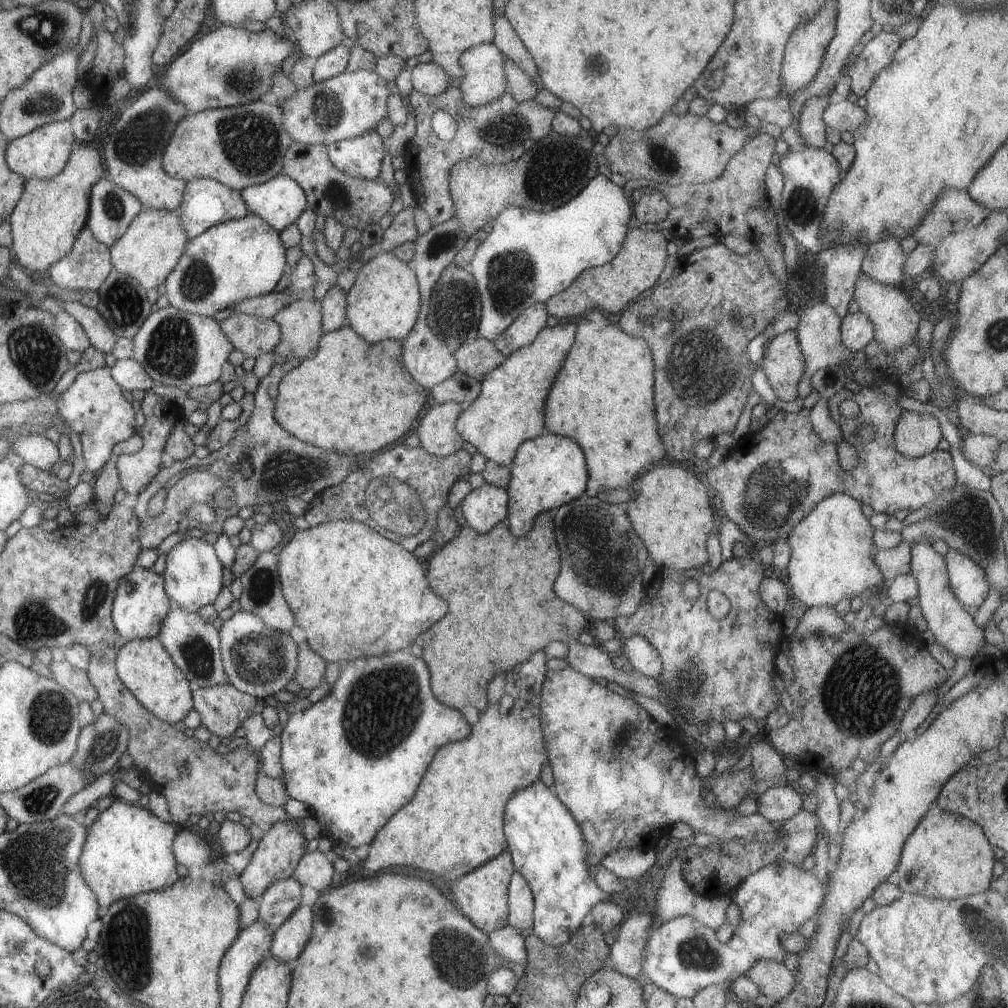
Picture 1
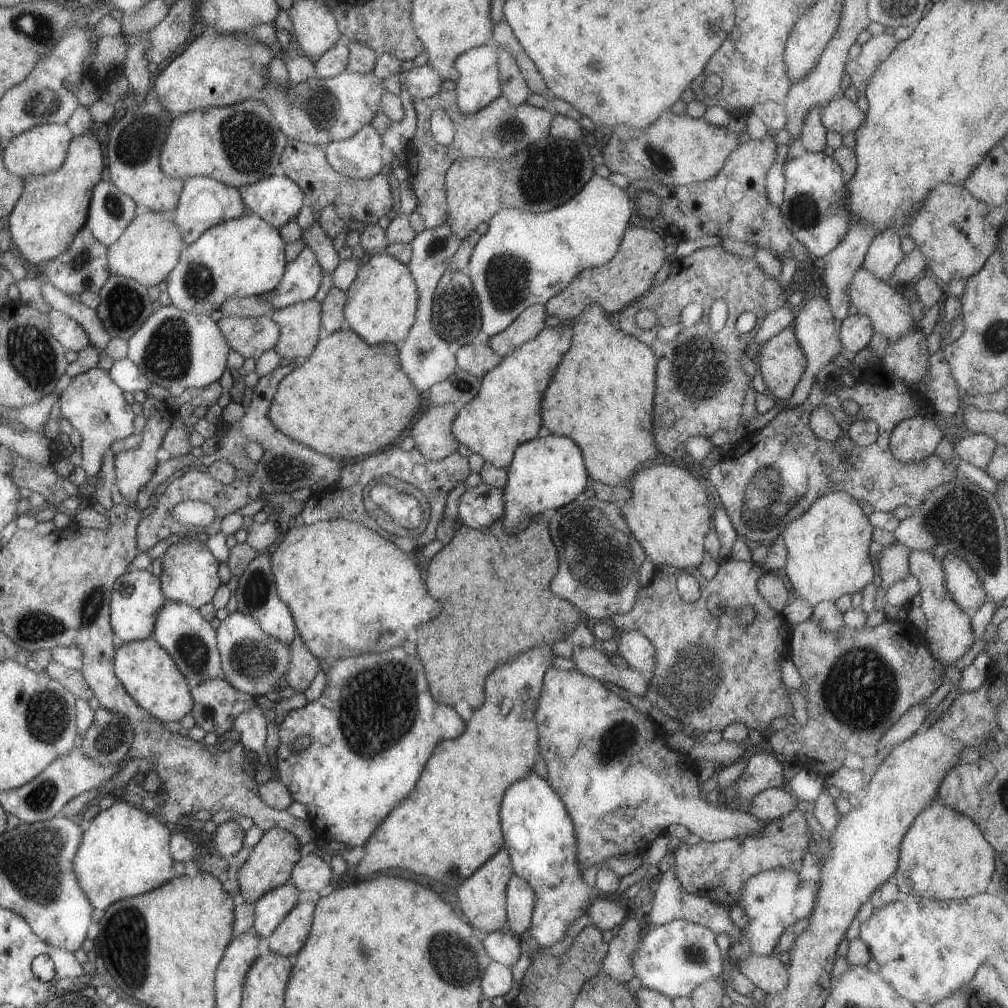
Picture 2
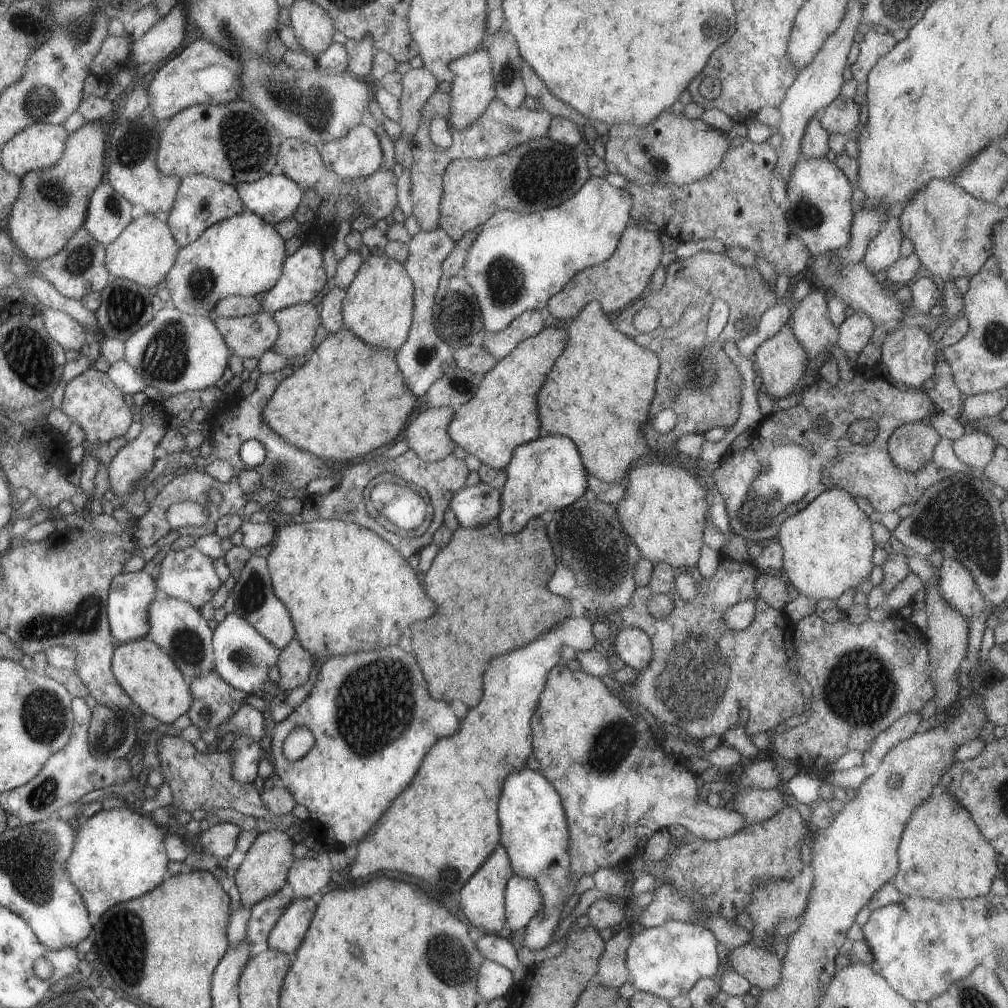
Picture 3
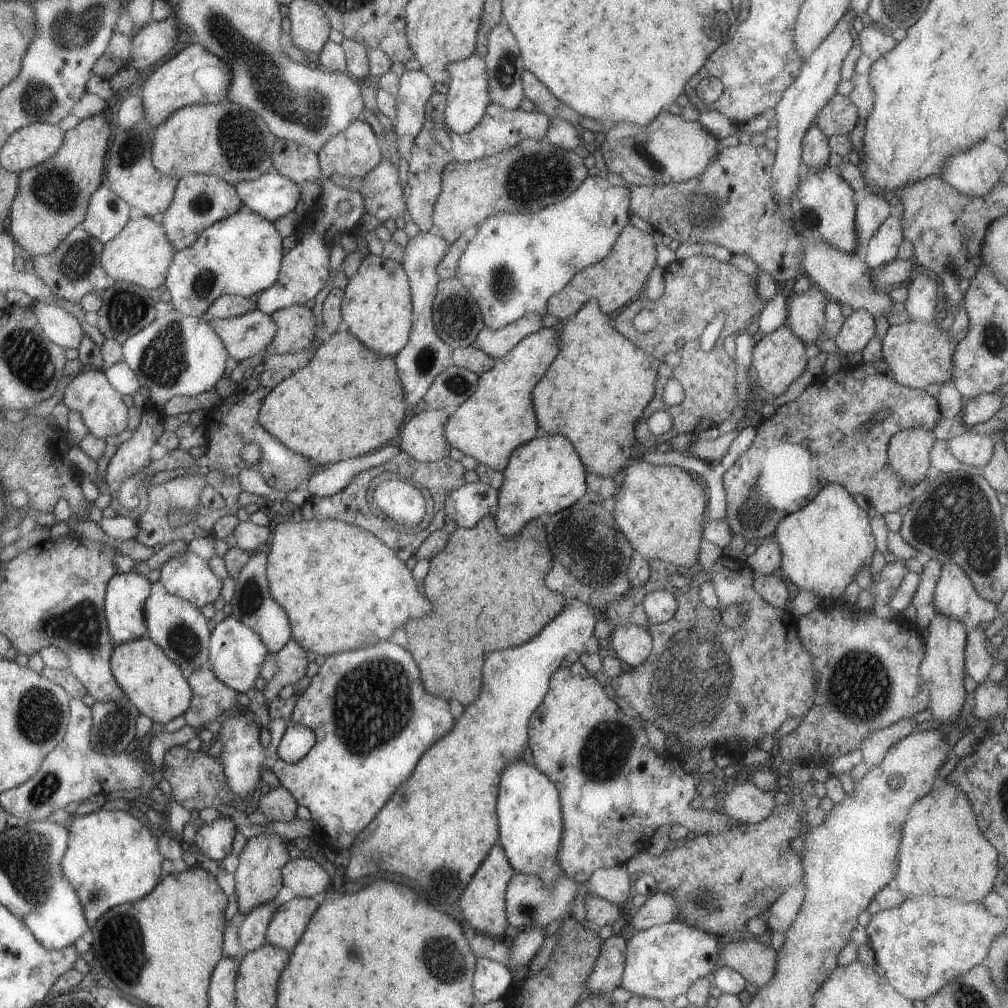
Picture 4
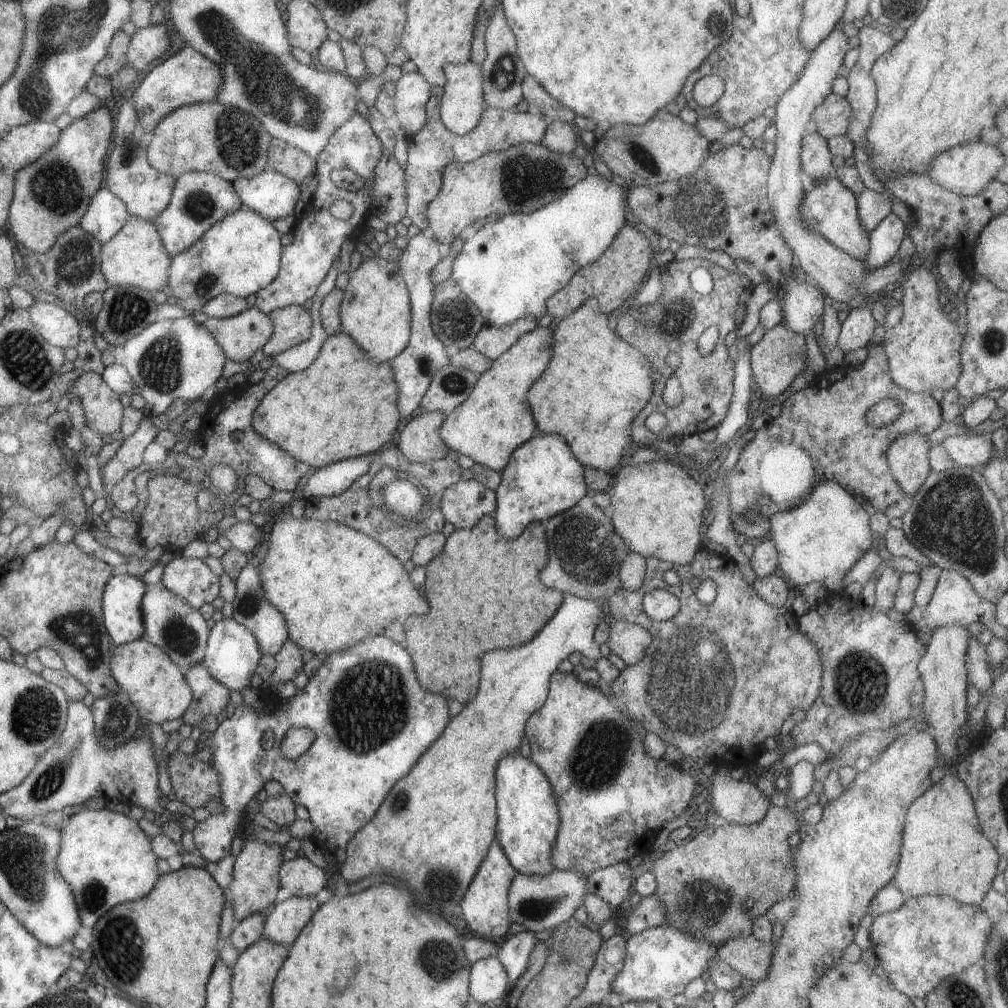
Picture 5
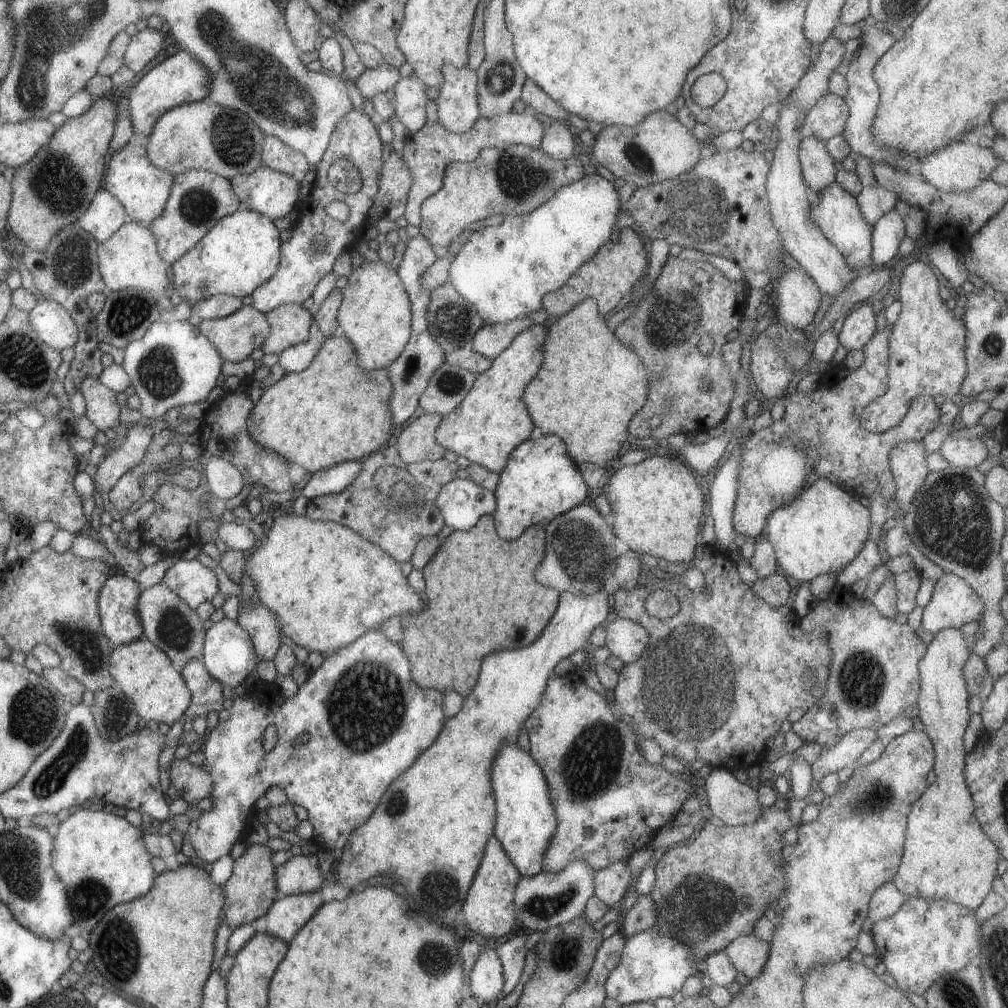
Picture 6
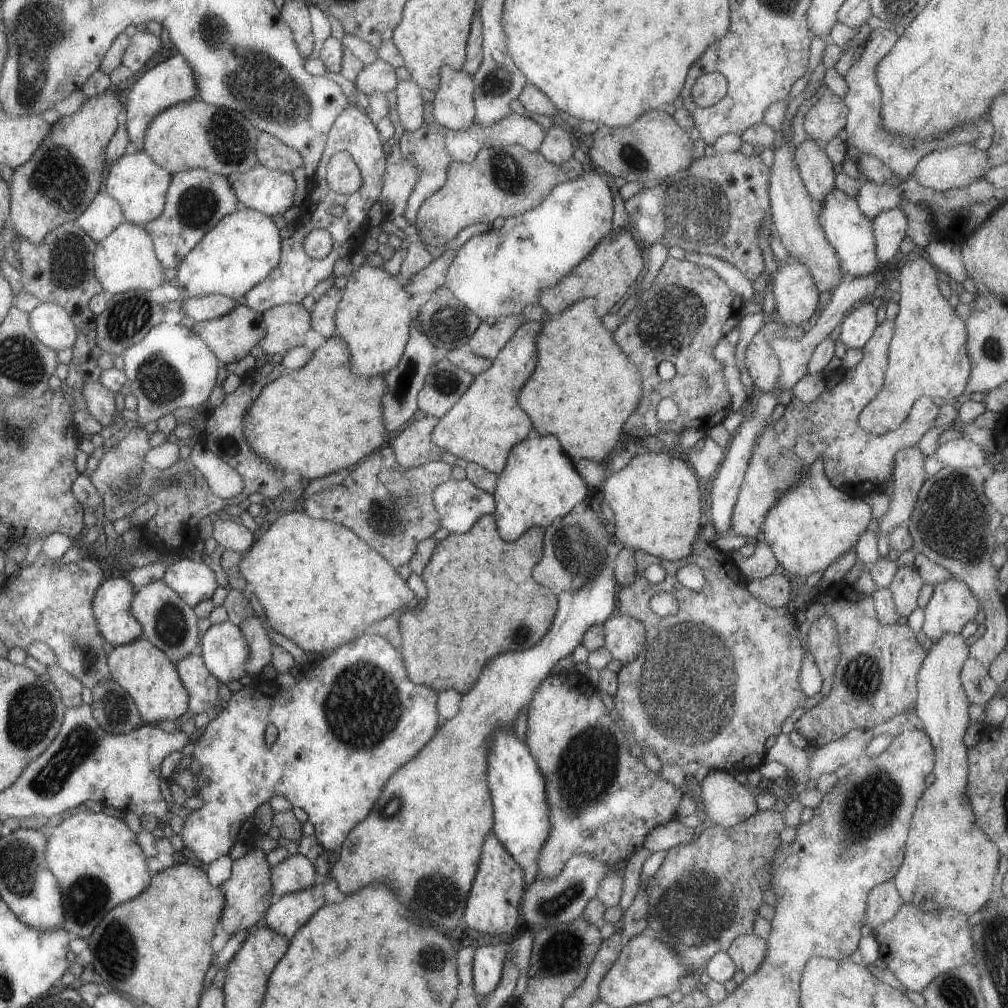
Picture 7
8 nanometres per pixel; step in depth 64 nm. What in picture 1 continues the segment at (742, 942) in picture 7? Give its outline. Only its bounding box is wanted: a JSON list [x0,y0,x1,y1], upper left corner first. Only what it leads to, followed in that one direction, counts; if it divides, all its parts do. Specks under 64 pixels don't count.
[747,960,795,1004]

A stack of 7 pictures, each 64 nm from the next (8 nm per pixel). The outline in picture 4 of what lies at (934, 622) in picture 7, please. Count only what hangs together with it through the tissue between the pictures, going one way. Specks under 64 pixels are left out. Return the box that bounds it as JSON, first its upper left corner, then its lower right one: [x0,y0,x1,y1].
[932,564,998,630]

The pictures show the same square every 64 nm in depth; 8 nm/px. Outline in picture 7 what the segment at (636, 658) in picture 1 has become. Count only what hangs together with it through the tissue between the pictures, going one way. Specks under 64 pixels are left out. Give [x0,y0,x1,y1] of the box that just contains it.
[603,616,645,665]

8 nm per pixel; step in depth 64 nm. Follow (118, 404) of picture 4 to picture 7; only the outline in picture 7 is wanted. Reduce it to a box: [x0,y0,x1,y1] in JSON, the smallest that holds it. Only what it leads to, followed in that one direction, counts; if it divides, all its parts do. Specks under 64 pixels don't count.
[81,382,119,427]

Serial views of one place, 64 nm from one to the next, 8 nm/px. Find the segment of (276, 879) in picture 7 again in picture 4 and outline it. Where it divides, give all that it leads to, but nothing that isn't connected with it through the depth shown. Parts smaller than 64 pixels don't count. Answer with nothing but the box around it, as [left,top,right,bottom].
[281,855,329,897]

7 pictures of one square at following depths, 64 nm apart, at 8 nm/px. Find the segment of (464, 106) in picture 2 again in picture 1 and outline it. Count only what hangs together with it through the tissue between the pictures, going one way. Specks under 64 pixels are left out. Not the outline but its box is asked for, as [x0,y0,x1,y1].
[459,43,505,108]

